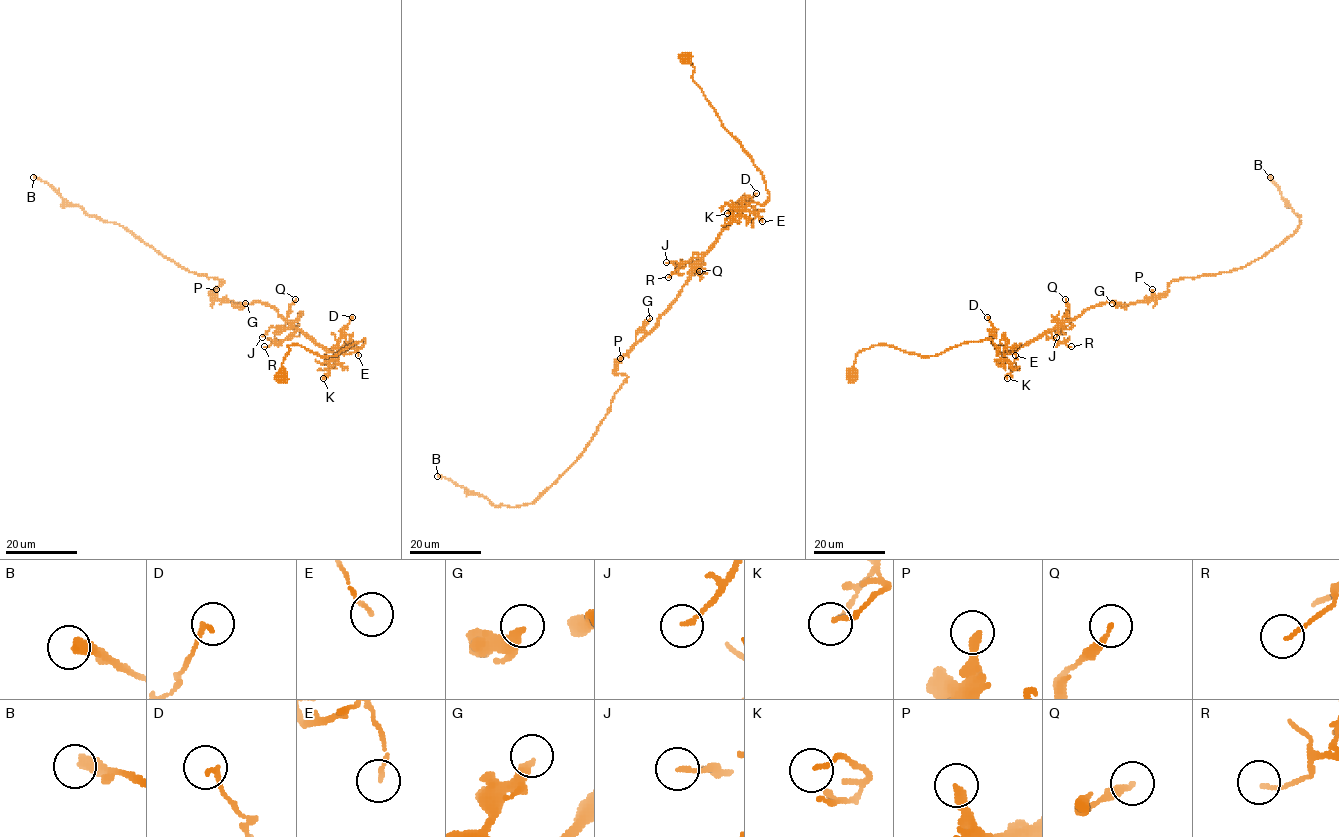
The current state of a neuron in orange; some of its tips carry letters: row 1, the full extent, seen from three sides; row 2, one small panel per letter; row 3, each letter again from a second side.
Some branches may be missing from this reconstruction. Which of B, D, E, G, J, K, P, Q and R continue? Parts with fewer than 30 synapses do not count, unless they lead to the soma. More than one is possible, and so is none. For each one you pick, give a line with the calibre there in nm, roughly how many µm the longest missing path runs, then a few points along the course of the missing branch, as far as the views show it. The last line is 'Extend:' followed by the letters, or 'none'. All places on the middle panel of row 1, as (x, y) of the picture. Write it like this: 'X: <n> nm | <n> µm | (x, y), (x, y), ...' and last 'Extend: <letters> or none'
B: 440 nm | 8 µm | (437, 476), (414, 472)
Extend: B

